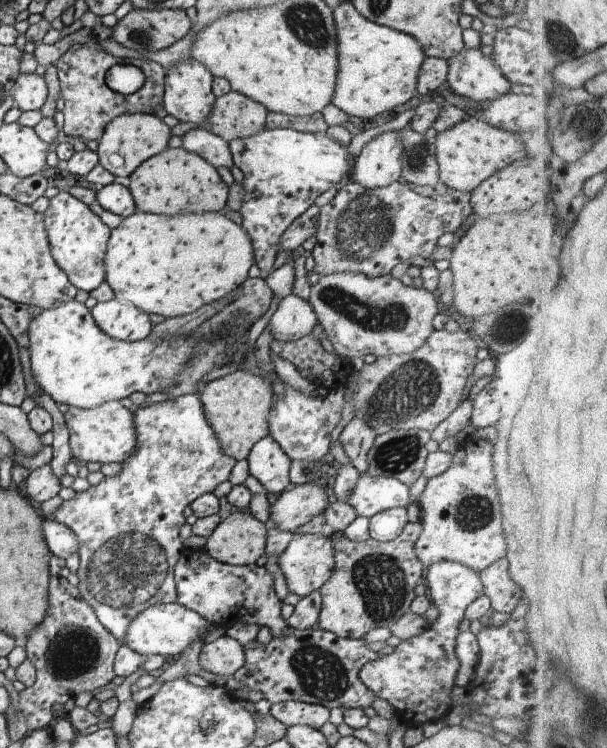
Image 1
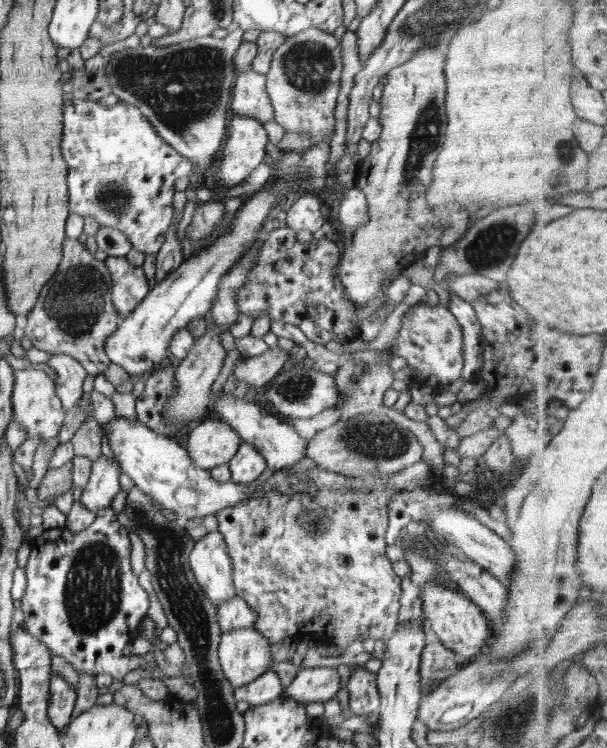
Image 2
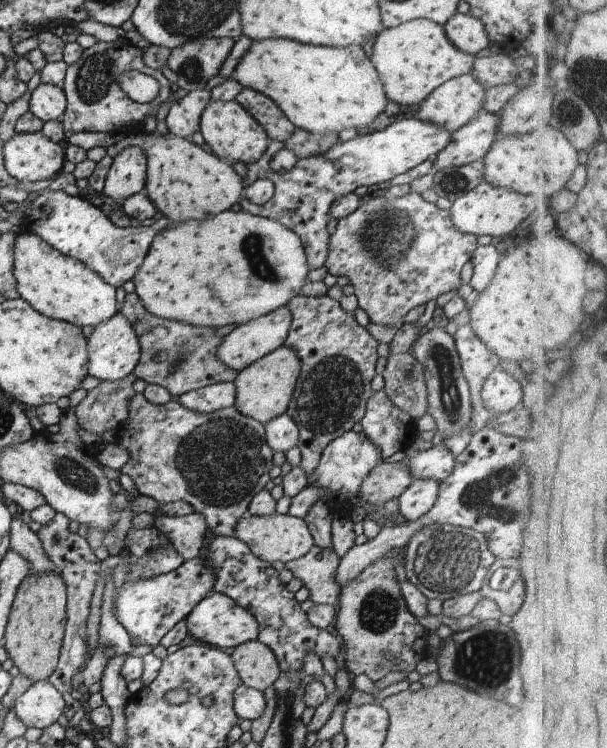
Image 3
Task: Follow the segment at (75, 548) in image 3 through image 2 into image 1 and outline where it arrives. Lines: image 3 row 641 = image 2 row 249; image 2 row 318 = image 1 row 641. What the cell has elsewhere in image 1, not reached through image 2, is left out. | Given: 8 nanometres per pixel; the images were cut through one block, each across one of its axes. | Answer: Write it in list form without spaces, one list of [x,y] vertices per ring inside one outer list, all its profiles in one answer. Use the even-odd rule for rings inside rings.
[[[58,576],[49,580],[48,606],[45,617],[27,636],[27,659],[37,670],[36,680],[32,687],[19,693],[19,704],[25,716],[28,732],[38,729],[49,729],[54,718],[51,716],[53,704],[66,704],[70,698],[76,698],[80,692],[92,692],[100,686],[110,685],[117,675],[113,671],[116,653],[122,643],[98,620],[94,609],[82,598],[77,586],[68,583],[67,579]]]

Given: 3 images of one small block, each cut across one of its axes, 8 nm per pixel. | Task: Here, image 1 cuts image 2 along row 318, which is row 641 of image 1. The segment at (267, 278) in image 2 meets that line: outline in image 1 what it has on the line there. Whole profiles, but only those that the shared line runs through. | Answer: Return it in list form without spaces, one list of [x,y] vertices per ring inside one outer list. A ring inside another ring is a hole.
[[[292,629],[281,638],[272,639],[268,644],[250,642],[244,648],[245,662],[233,678],[244,686],[259,690],[264,699],[274,703],[302,701],[325,706],[327,709],[368,708],[376,700],[362,682],[359,672],[362,667],[378,658],[369,650],[362,639],[339,637],[324,629]]]

